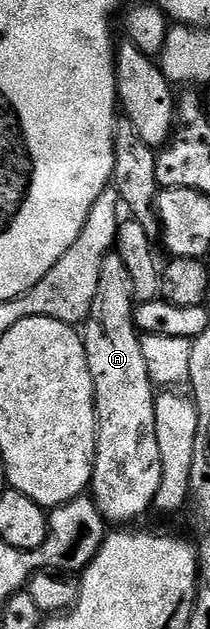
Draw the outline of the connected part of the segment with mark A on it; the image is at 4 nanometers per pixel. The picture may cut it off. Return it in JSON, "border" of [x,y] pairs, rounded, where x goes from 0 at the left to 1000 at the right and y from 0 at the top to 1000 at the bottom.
{"border":[[[529,399],[495,412],[495,424],[476,431],[476,456],[457,456],[457,475],[438,482],[429,504],[400,512],[410,569],[448,604],[448,652],[467,661],[438,789],[476,806],[486,820],[524,831],[638,831],[652,822],[719,814],[743,781],[762,781],[771,760],[762,711],[743,704],[743,614],[705,596],[705,577],[686,577],[676,536],[638,518],[643,483],[629,437],[610,424],[590,424],[590,412],[571,412],[562,401]]]}

